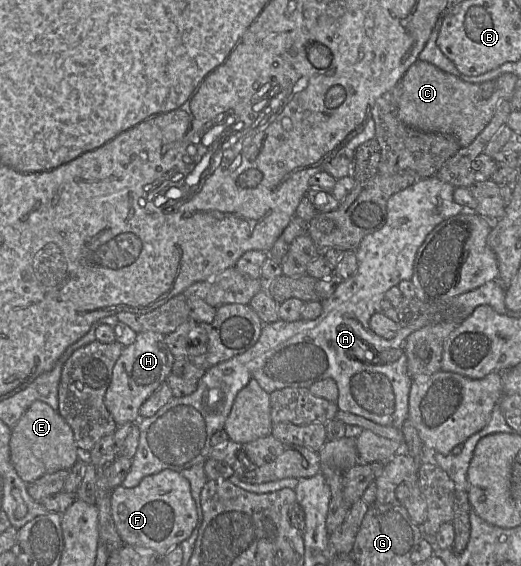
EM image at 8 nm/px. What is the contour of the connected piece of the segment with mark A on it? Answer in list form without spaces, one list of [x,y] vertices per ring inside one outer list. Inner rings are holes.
[[[437,176],[420,178],[413,185],[393,194],[387,201],[388,218],[385,226],[374,233],[365,236],[359,247],[355,250],[358,259],[357,272],[349,279],[344,280],[328,299],[321,301],[322,314],[314,320],[300,319],[295,322],[278,320],[274,323],[264,324],[261,335],[256,344],[245,353],[235,355],[231,359],[219,363],[205,371],[205,374],[197,382],[197,389],[192,394],[172,399],[160,408],[153,416],[140,418],[139,444],[132,458],[129,473],[122,486],[133,488],[140,481],[152,474],[164,469],[181,472],[198,463],[204,463],[209,458],[212,435],[224,429],[236,396],[251,381],[255,380],[268,394],[283,388],[310,388],[314,383],[332,378],[338,386],[339,395],[336,405],[339,410],[363,417],[382,426],[393,426],[401,429],[409,415],[409,393],[412,378],[408,374],[407,355],[405,343],[407,337],[413,332],[412,328],[399,328],[396,336],[384,339],[376,335],[370,328],[369,322],[374,314],[383,314],[381,301],[386,293],[400,282],[411,280],[415,257],[419,247],[427,235],[442,221],[463,212],[464,207],[454,201],[455,187],[441,181]],[[389,349],[402,349],[403,353],[395,362],[384,363],[382,353]],[[372,355],[368,363],[361,360],[360,356]],[[361,372],[381,373],[385,375],[395,394],[395,411],[393,415],[379,416],[362,408],[353,398],[351,393],[351,378]]]

